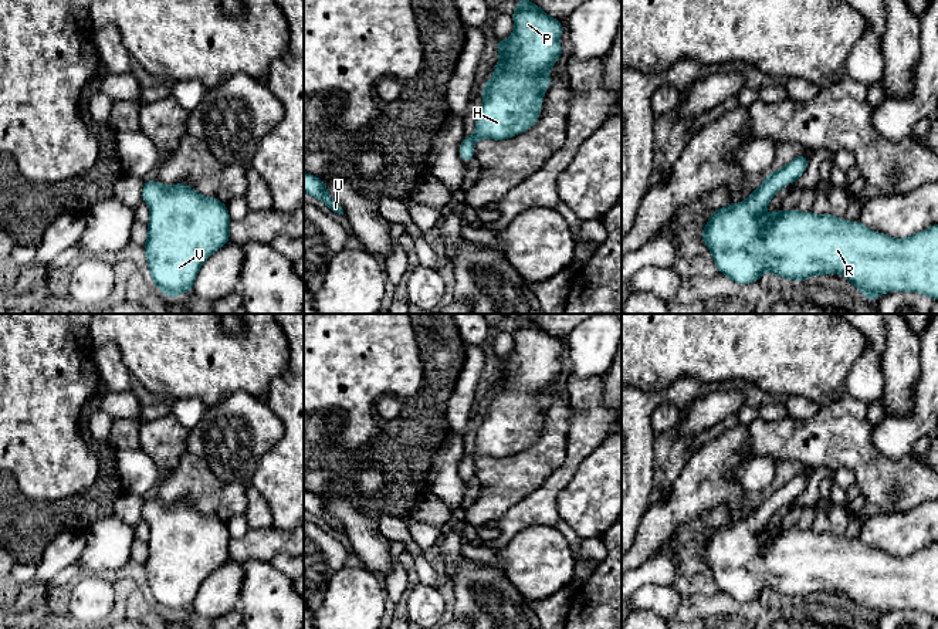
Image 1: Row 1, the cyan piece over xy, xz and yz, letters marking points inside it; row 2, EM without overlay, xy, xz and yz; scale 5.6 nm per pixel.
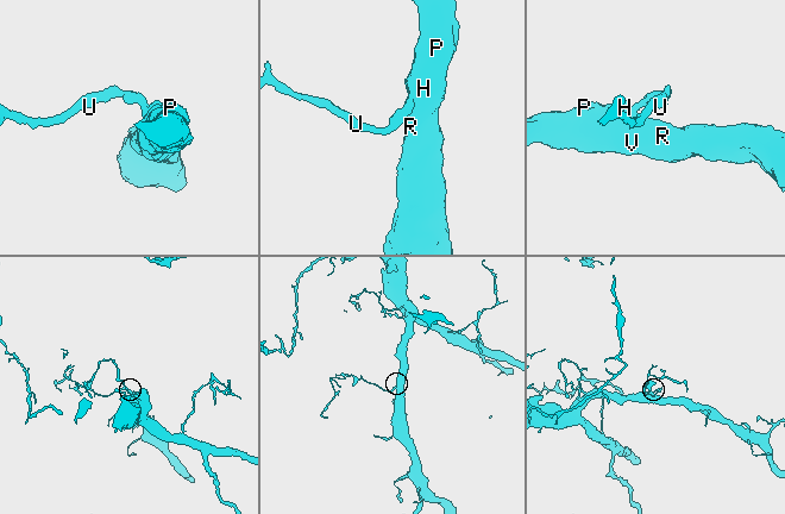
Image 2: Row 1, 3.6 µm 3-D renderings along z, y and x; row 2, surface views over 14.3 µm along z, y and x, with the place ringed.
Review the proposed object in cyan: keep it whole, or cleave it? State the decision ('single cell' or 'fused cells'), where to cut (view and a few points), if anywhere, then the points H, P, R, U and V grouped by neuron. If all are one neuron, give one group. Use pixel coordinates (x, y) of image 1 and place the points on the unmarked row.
single cell | no cut | H P R U V

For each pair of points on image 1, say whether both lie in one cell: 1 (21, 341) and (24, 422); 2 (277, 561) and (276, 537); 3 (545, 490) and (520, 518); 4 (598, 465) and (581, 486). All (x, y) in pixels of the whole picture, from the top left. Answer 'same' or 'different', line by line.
1: same
2: different
3: same
4: same

